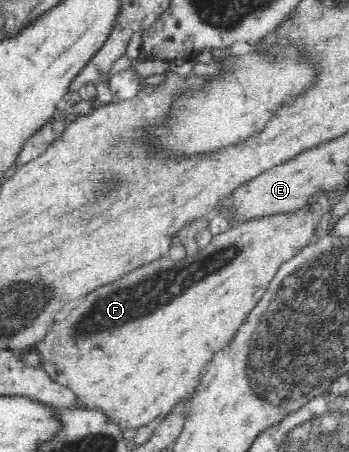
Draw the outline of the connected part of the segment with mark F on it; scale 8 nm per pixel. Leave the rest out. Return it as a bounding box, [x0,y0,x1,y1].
[31,187,328,433]

